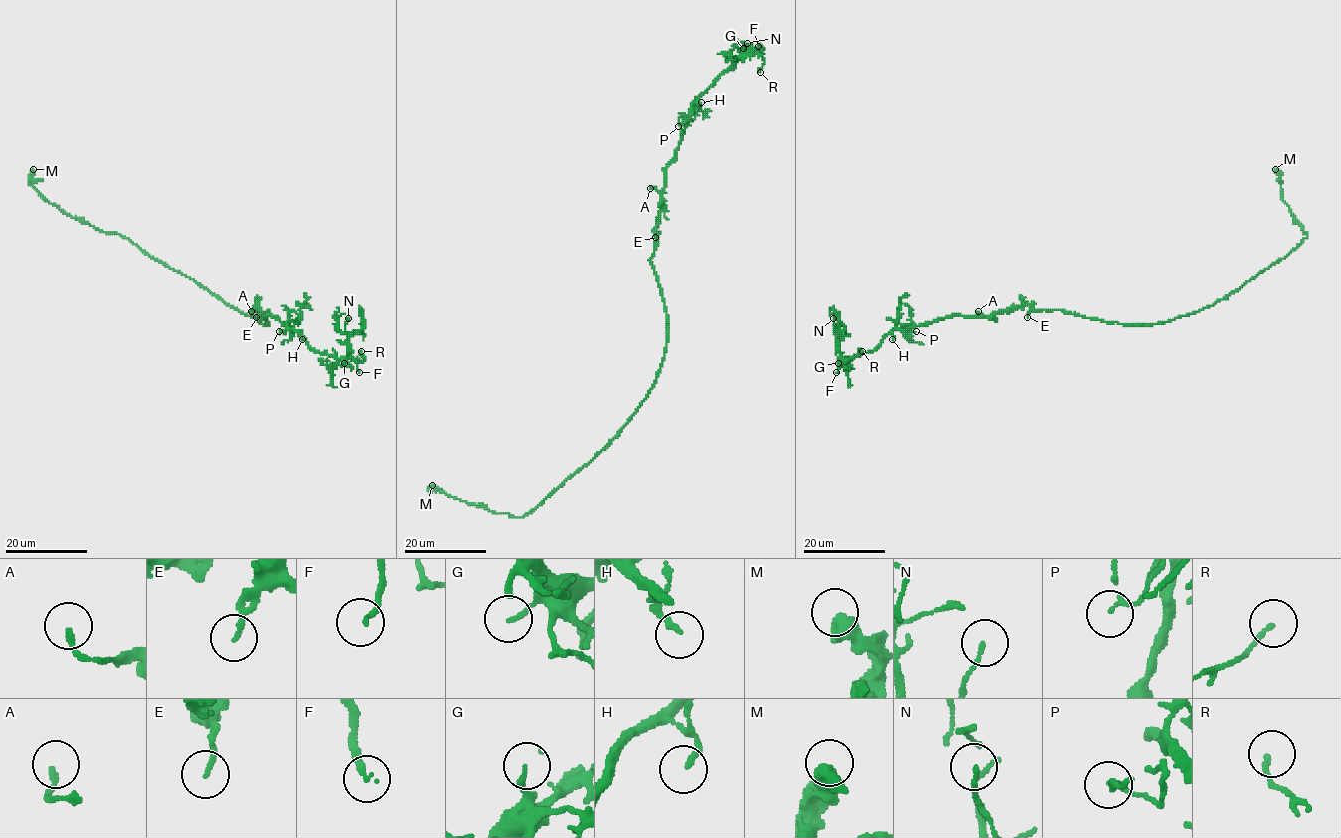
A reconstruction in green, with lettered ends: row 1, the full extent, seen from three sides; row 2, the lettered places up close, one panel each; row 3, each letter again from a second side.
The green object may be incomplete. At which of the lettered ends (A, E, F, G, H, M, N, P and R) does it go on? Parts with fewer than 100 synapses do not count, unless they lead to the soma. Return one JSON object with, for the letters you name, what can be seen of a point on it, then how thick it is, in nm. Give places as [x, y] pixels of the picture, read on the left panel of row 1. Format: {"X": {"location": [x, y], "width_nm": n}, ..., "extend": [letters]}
{"F": {"location": [359, 372], "width_nm": 170}, "extend": ["F"]}

